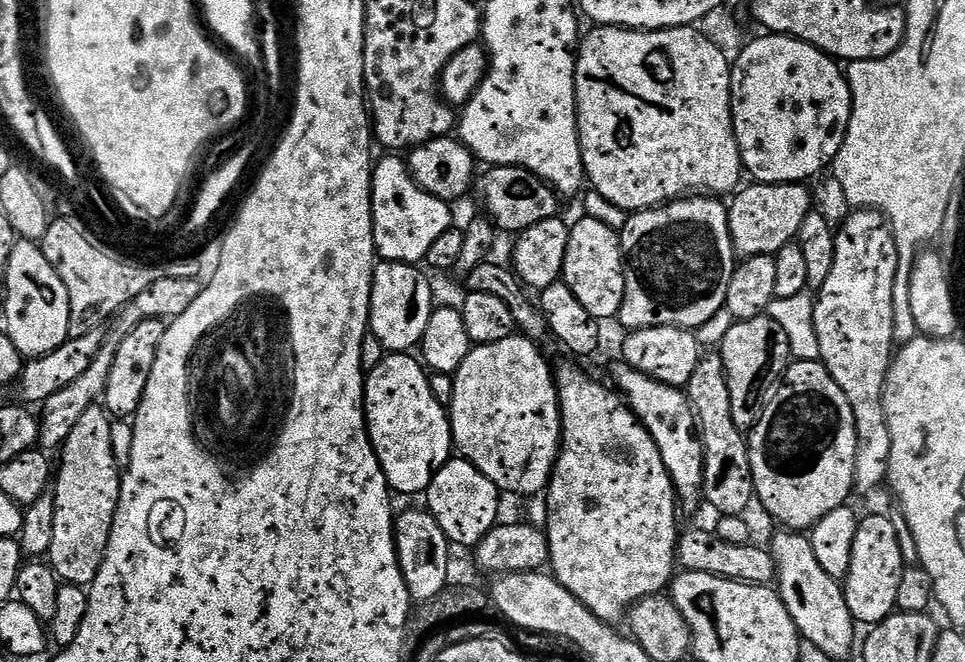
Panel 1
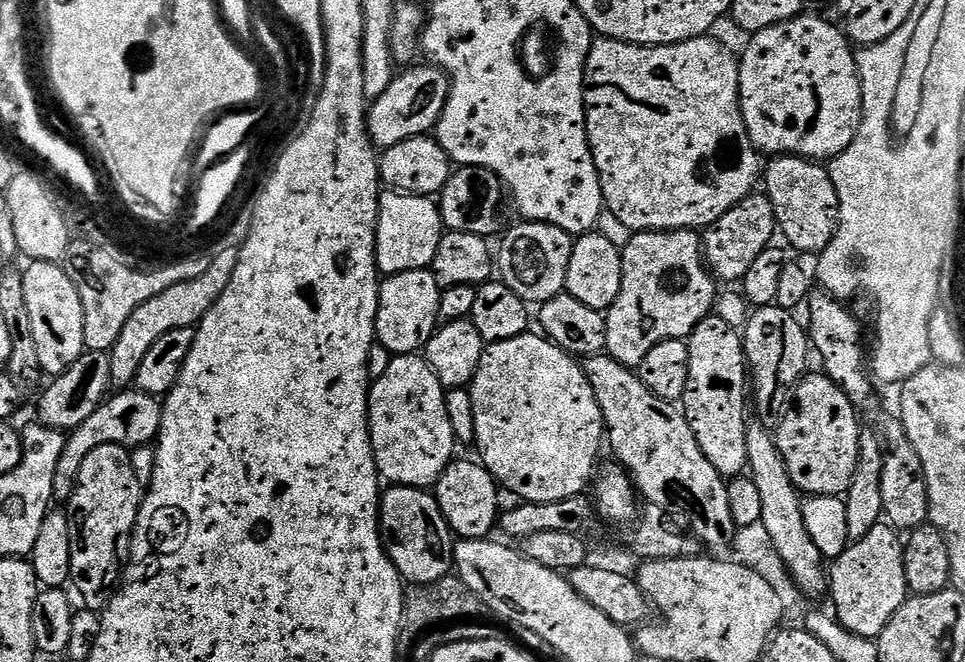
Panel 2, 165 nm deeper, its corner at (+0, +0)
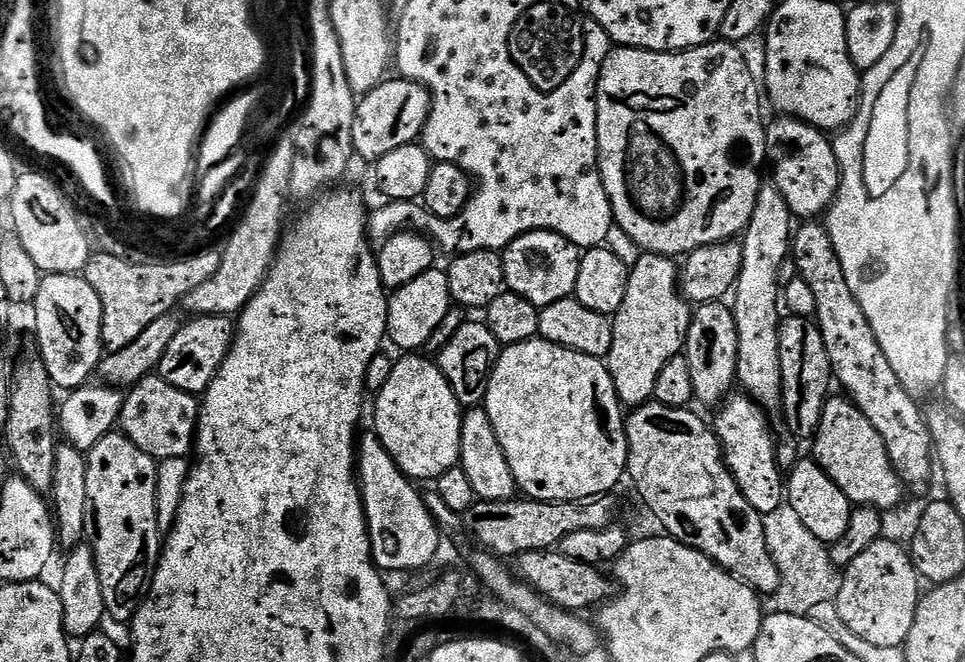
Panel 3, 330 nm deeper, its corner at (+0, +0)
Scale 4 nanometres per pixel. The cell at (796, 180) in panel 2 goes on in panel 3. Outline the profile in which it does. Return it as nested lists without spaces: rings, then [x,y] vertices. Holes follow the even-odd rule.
[[[777,115],[767,121],[766,164],[772,167],[771,183],[786,200],[793,217],[812,222],[823,217],[840,192],[840,163],[833,141],[820,129],[793,116]]]

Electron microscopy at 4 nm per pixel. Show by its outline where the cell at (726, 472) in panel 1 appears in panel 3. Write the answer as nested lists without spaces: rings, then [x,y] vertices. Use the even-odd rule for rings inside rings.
[[[727,303],[702,304],[693,311],[688,327],[688,341],[684,344],[682,354],[690,366],[695,403],[713,406],[723,404],[736,384],[738,366],[738,330],[732,309]]]

